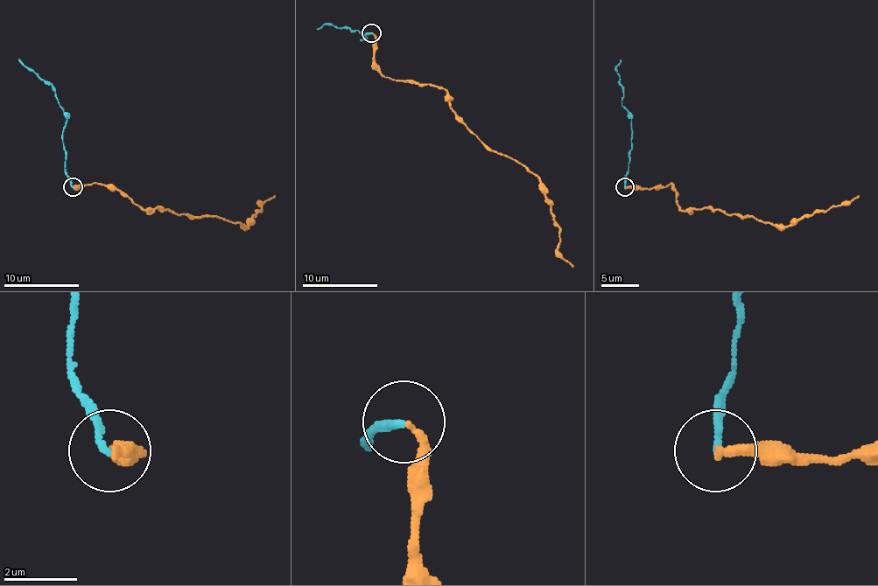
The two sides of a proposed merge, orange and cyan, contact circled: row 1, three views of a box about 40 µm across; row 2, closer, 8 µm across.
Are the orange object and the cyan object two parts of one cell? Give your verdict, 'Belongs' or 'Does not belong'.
Does not belong

